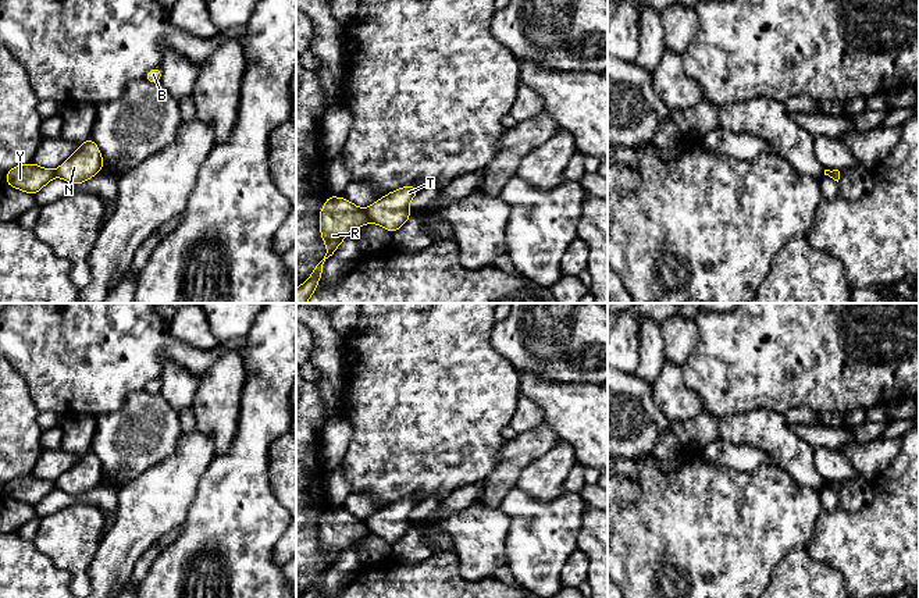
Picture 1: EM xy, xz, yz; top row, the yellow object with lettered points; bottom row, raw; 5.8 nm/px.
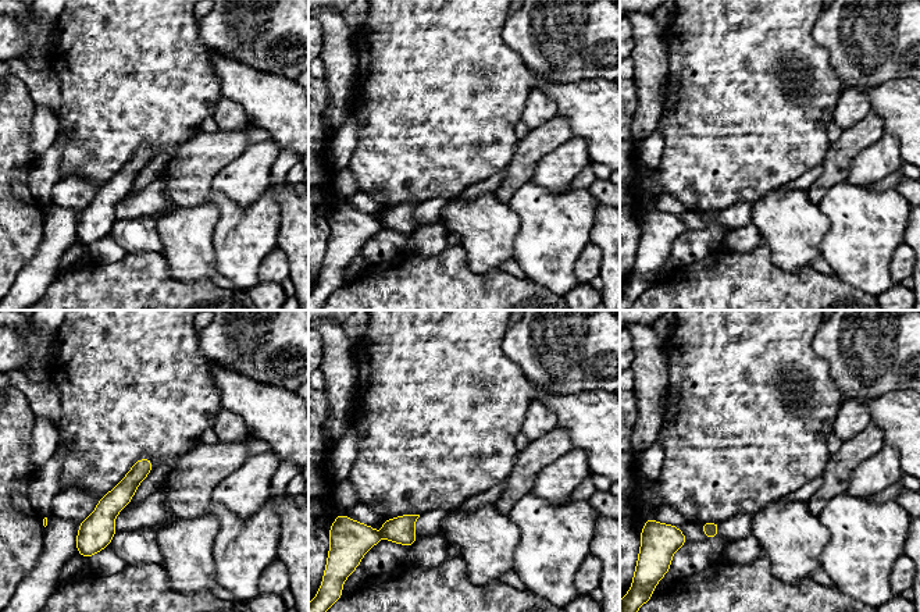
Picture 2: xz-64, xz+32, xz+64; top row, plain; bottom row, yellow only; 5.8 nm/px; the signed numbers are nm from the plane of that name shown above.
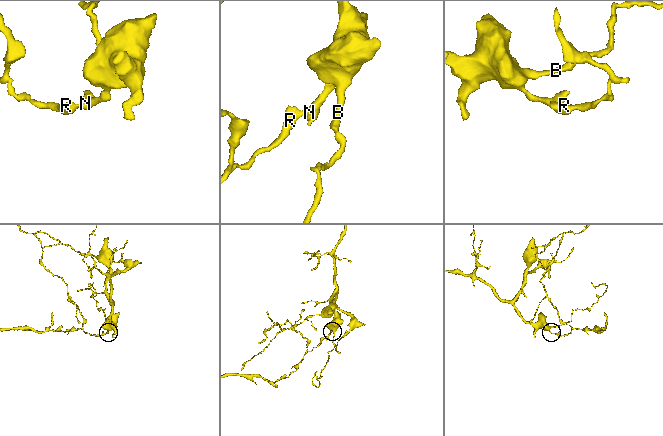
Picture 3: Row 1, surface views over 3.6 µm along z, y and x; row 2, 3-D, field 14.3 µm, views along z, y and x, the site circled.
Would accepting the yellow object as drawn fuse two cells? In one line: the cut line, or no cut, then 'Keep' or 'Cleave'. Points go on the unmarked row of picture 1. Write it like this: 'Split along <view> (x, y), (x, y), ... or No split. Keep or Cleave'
Split along xz (363, 522), (370, 533). Cleave

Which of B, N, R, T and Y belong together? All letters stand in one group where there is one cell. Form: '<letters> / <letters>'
B N T / R Y

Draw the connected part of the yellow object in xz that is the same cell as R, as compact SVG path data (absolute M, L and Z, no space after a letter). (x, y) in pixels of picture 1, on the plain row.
M328 508L320 522L321 551L327 556L324 570L313 580L311 587L300 598L317 598L324 573L334 566L339 555L356 540L368 535L364 520L357 519L343 509Z

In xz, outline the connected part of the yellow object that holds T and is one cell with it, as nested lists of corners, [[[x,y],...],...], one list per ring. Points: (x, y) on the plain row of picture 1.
[[[407,496],[382,508],[364,522],[370,534],[395,544],[412,527],[409,516],[418,502],[414,496]]]

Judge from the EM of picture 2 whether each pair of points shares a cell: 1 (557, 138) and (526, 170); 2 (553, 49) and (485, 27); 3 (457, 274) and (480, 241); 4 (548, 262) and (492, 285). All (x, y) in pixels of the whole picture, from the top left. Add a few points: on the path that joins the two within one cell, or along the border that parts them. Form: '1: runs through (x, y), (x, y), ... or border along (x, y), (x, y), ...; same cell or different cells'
1: runs through (548, 141), (528, 160); same cell
2: border along (509, 14), (502, 31), (502, 39), (521, 59); different cells
3: border along (457, 245), (473, 271), (488, 274), (496, 270); different cells
4: border along (526, 278), (544, 285), (555, 294); different cells

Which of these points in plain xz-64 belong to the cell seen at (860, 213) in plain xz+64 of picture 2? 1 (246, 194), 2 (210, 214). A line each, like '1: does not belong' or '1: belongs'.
1: does not belong
2: does not belong

